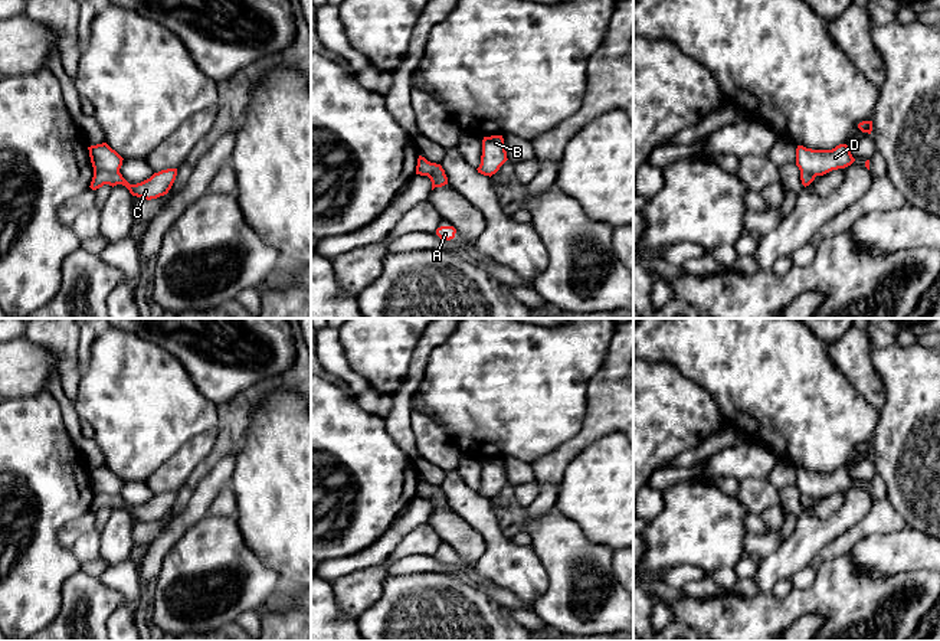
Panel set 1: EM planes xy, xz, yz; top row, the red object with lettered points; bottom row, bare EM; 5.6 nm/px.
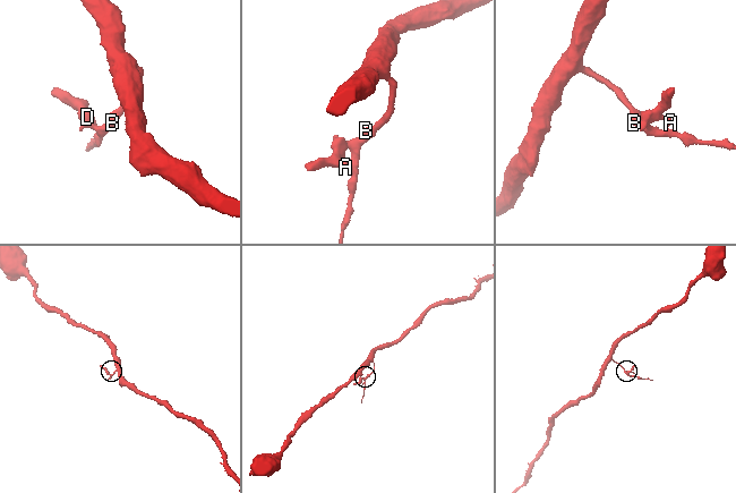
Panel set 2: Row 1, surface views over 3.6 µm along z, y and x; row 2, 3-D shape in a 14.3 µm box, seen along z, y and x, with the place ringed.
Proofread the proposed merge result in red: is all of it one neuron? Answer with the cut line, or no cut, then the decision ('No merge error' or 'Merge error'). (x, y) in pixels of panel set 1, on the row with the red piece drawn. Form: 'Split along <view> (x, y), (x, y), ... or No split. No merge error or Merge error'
No split. No merge error

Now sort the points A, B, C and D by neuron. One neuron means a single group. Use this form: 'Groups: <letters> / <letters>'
Groups: A B C D

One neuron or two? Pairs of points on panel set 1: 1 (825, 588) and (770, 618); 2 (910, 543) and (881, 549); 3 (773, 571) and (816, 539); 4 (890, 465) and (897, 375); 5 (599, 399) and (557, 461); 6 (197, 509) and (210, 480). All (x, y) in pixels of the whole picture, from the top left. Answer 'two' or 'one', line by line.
1: one
2: one
3: one
4: one
5: one
6: one

